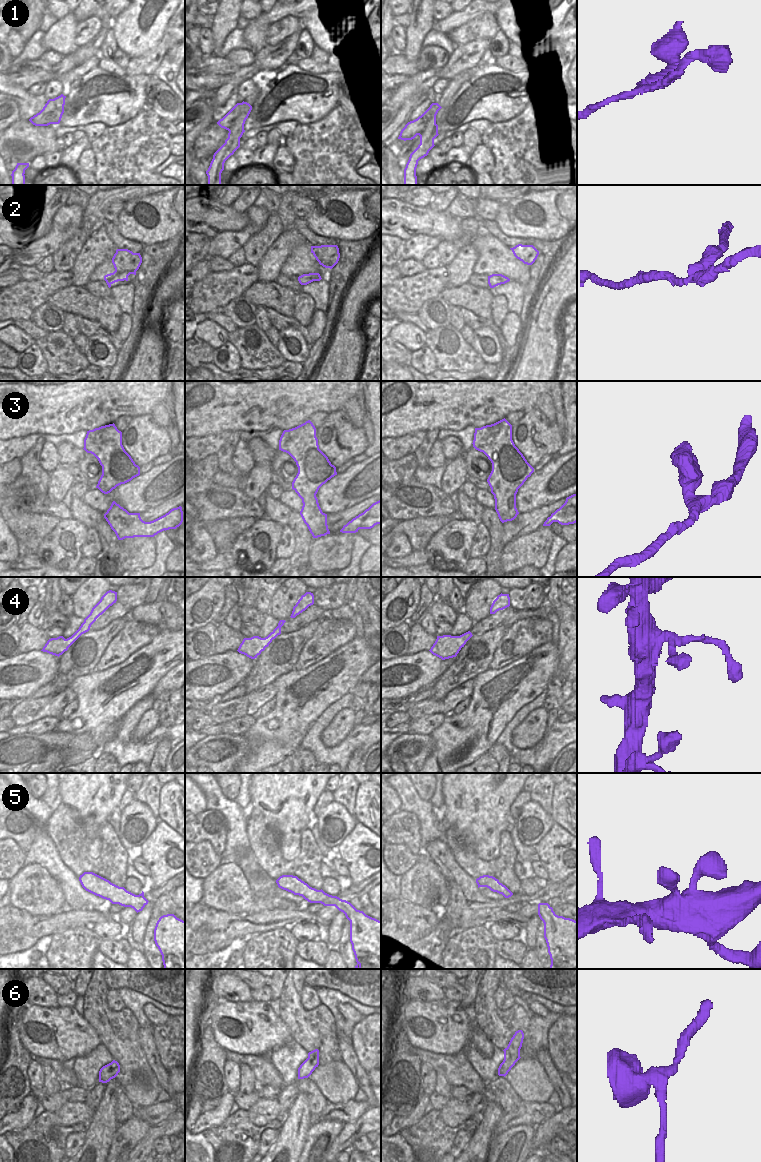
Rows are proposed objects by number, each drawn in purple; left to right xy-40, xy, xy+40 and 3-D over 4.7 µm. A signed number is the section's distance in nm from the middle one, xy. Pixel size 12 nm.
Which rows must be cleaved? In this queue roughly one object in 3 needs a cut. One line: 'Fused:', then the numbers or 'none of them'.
Fused: 1, 2

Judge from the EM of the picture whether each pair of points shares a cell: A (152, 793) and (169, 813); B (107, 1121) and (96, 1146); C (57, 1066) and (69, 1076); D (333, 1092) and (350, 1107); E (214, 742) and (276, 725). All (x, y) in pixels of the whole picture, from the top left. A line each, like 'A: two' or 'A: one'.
A: two
B: one
C: one
D: two
E: two

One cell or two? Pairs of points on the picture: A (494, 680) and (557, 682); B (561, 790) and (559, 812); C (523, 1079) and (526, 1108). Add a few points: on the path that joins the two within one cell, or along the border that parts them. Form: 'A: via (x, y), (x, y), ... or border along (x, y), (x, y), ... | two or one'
A: border along (557, 660), (557, 666), (545, 690) | two
B: via (561, 795), (561, 807) | one
C: border along (521, 1100), (547, 1102) | two

